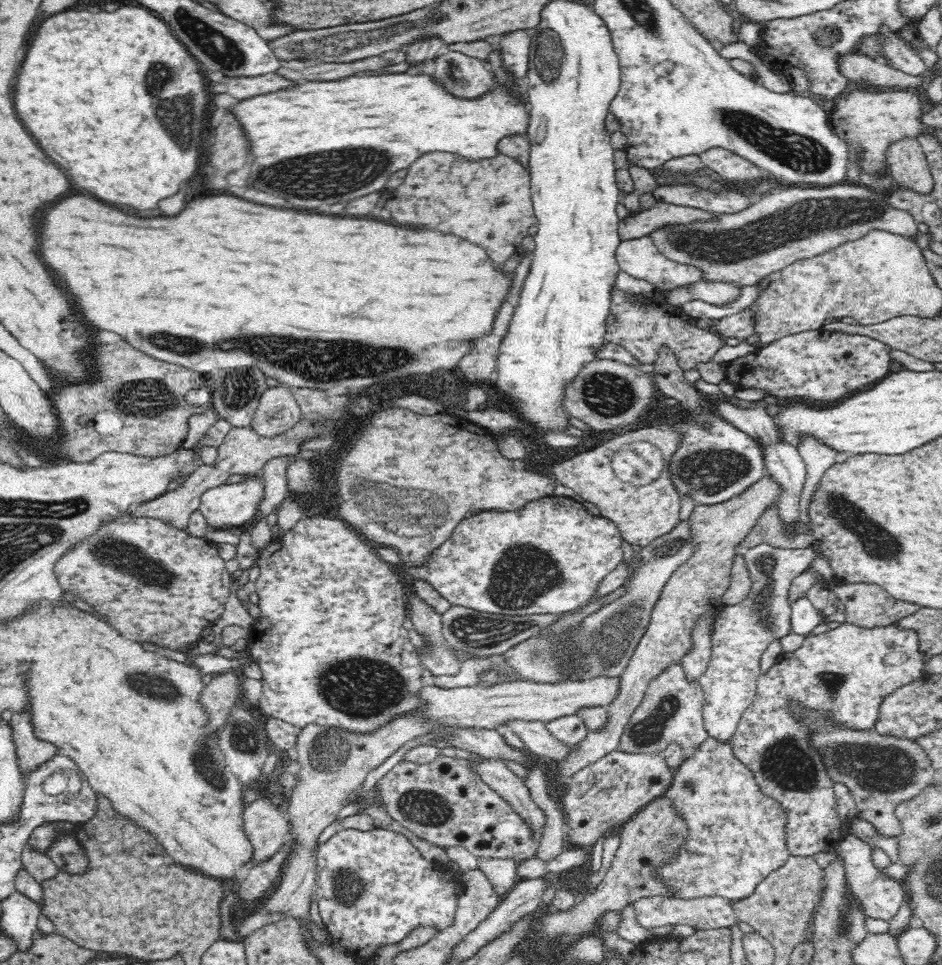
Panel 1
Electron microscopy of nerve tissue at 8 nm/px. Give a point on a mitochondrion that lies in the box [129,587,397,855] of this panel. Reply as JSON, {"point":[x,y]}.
{"point":[326,752]}

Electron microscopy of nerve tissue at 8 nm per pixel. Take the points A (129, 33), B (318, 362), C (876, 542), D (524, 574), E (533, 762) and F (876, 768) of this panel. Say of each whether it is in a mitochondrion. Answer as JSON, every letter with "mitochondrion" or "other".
{"A":"other","B":"mitochondrion","C":"mitochondrion","D":"mitochondrion","E":"other","F":"mitochondrion"}

